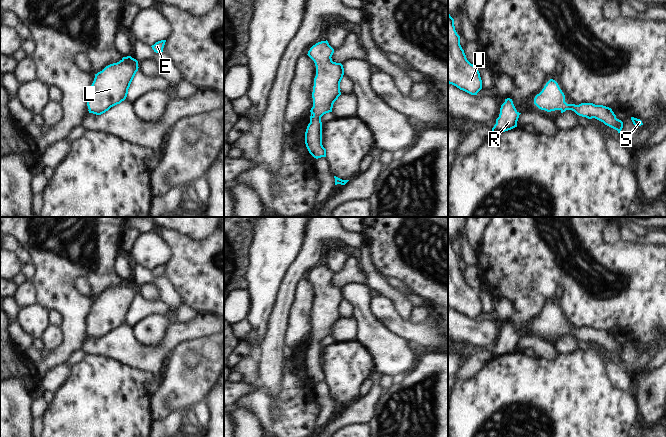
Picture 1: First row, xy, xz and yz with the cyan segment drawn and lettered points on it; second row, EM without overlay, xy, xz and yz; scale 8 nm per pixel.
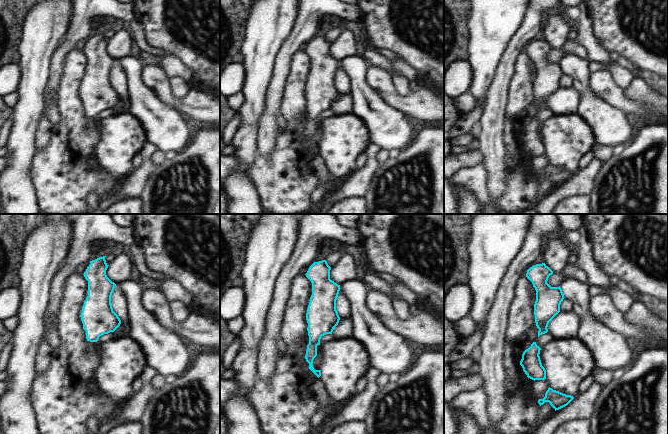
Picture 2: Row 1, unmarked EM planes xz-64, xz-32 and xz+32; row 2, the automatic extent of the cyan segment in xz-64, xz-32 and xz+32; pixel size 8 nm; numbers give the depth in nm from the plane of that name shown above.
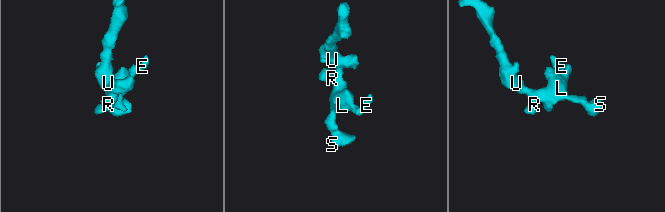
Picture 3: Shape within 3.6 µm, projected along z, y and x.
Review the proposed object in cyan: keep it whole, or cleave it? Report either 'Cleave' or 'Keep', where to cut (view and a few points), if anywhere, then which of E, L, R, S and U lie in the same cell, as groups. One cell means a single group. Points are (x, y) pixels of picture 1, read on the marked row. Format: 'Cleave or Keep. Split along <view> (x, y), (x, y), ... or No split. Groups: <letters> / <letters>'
Keep. No split. Groups: E L R S U.

